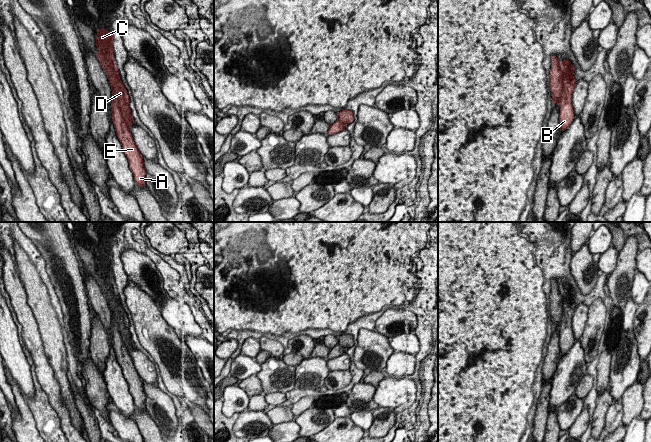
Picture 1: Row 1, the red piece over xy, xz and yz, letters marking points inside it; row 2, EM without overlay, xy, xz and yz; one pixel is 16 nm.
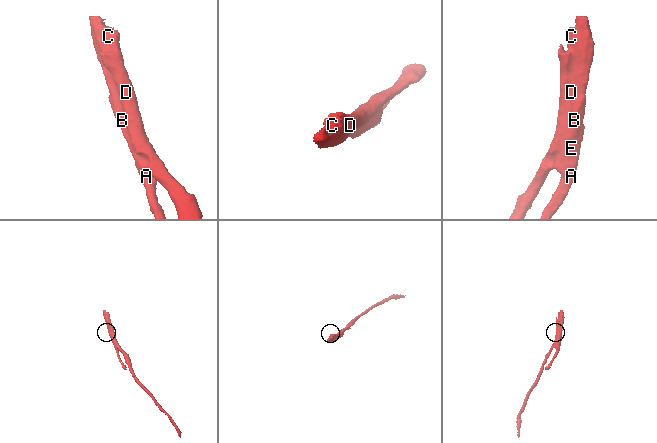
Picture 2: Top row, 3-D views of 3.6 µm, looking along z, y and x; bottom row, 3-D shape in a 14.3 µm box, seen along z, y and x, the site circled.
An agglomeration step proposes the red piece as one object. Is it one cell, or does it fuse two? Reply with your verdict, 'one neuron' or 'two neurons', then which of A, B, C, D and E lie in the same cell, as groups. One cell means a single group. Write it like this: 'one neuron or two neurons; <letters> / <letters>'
two neurons; A B C E / D

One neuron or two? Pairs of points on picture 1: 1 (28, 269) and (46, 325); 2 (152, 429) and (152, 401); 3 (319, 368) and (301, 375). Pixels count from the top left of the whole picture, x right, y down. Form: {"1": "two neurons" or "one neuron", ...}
{"1": "one neuron", "2": "two neurons", "3": "one neuron"}

